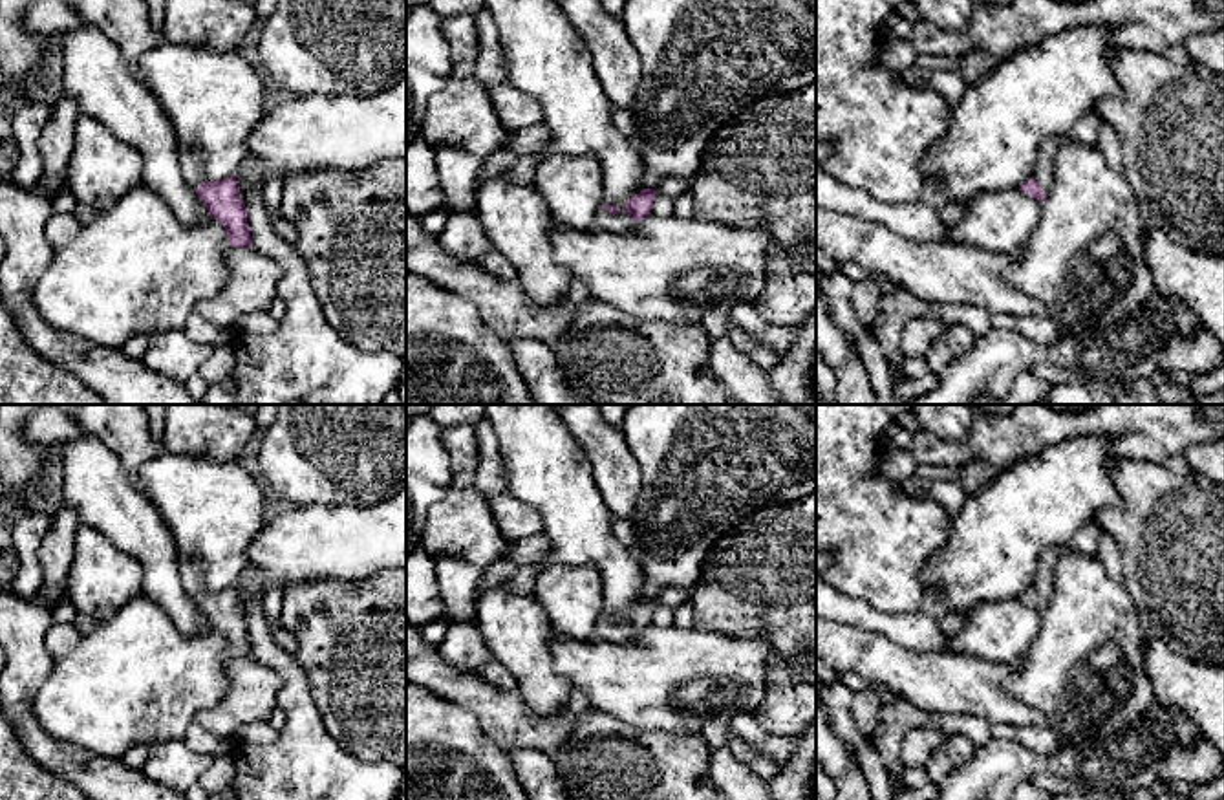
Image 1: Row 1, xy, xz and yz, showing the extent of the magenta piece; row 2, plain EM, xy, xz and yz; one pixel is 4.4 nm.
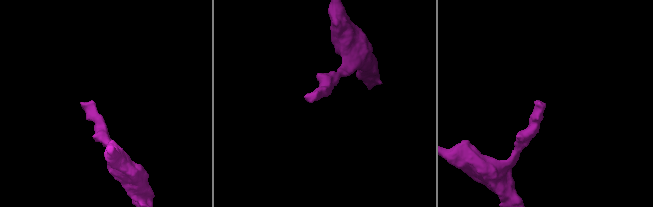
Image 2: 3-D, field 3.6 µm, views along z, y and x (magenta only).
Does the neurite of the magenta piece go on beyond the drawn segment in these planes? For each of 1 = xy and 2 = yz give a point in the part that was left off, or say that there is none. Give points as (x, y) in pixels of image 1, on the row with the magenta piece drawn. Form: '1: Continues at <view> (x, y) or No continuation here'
1: Continues at xy (193, 169)
2: Continues at yz (1043, 174)

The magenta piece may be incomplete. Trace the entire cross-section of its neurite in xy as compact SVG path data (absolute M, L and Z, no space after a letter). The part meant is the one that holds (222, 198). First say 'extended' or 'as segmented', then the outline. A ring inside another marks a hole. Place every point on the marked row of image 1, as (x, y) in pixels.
extended | M177 141L179 165L185 181L196 190L209 214L227 231L229 247L252 247L252 236L247 223L247 207L242 200L236 176L210 181L203 159Z

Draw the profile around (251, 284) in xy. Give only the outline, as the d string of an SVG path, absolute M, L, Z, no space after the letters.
M227 247L225 265L229 275L223 287L194 308L216 328L236 324L249 313L267 311L284 276L276 260L249 247Z

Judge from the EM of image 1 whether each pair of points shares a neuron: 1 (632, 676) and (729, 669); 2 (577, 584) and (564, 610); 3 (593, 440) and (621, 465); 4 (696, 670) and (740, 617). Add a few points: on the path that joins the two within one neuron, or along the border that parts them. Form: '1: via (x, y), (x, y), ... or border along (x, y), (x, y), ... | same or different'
1: via (655, 676), (697, 676), (705, 672) | same
2: via (577, 590), (569, 605) | same
3: via (601, 445), (613, 458) | same
4: border along (694, 627), (736, 637), (763, 637), (767, 643) | different

